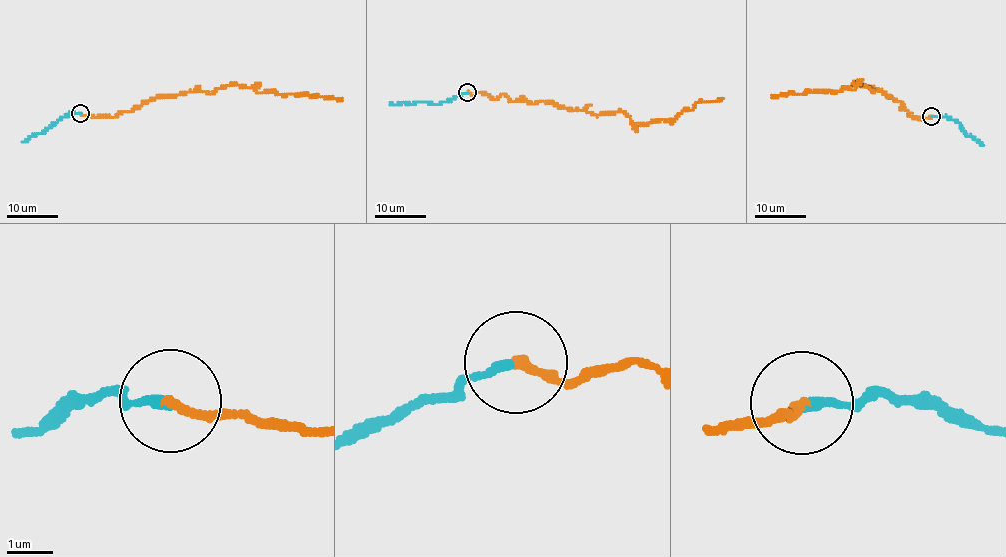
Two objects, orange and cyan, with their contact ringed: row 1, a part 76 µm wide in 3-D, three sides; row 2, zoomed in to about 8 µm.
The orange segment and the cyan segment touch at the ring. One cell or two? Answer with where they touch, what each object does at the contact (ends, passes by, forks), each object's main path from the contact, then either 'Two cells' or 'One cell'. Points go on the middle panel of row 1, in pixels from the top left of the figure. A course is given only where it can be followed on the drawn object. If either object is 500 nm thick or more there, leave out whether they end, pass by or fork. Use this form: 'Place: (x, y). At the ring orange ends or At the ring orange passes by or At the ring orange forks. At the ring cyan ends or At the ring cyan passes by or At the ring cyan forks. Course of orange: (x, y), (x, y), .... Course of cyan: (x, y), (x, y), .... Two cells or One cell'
Place: (467, 92). At the ring orange ends. At the ring cyan ends. Course of orange: (467, 92), (593, 114), (625, 111), (633, 124), (646, 125), (674, 121), (700, 100), (723, 97). Course of cyan: (467, 92), (437, 103), (390, 103). One cell

